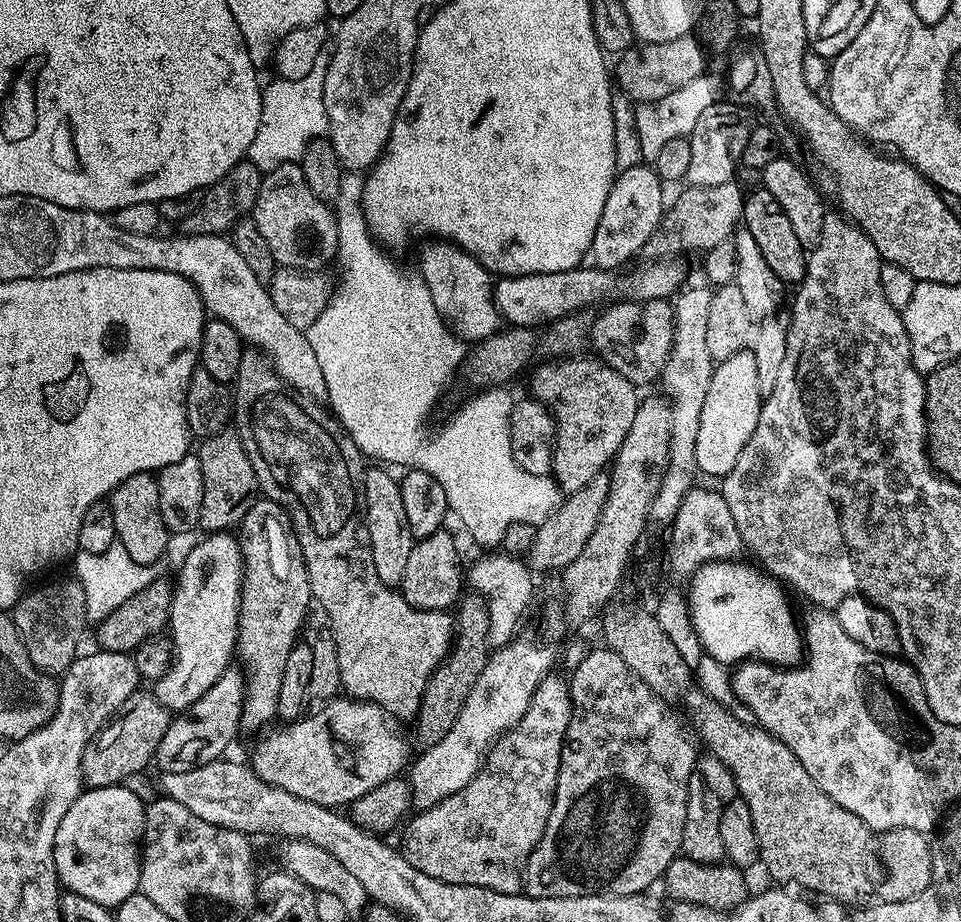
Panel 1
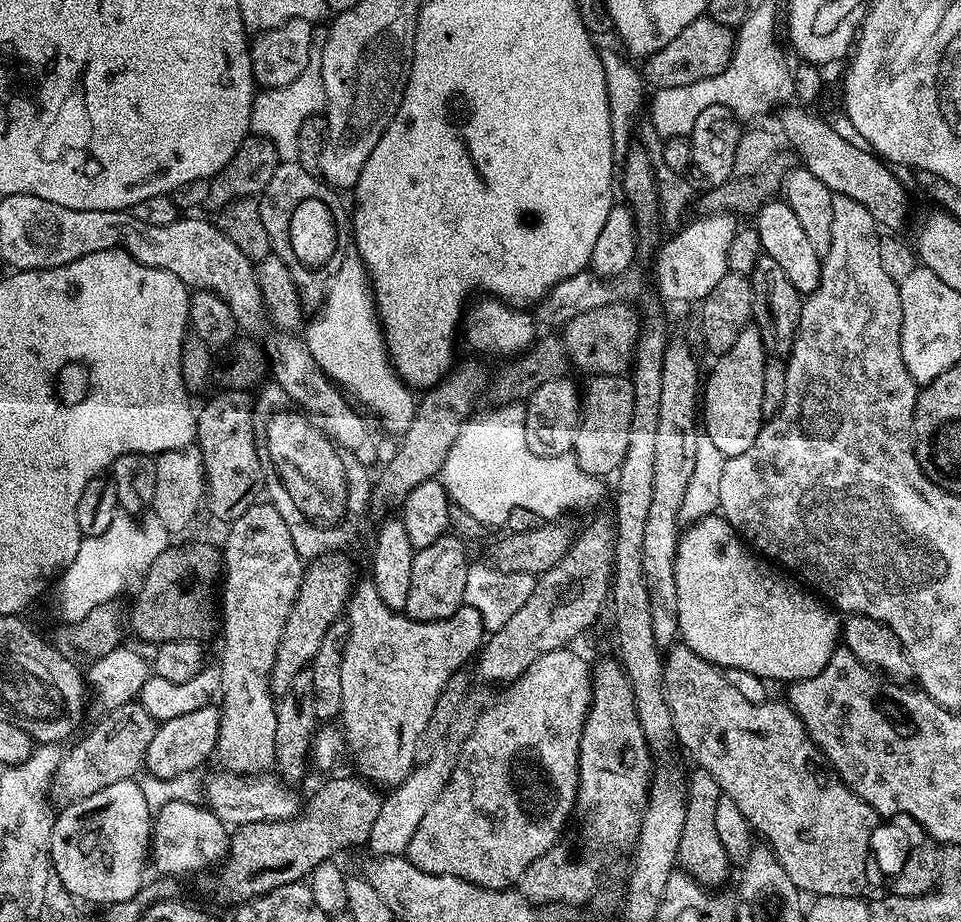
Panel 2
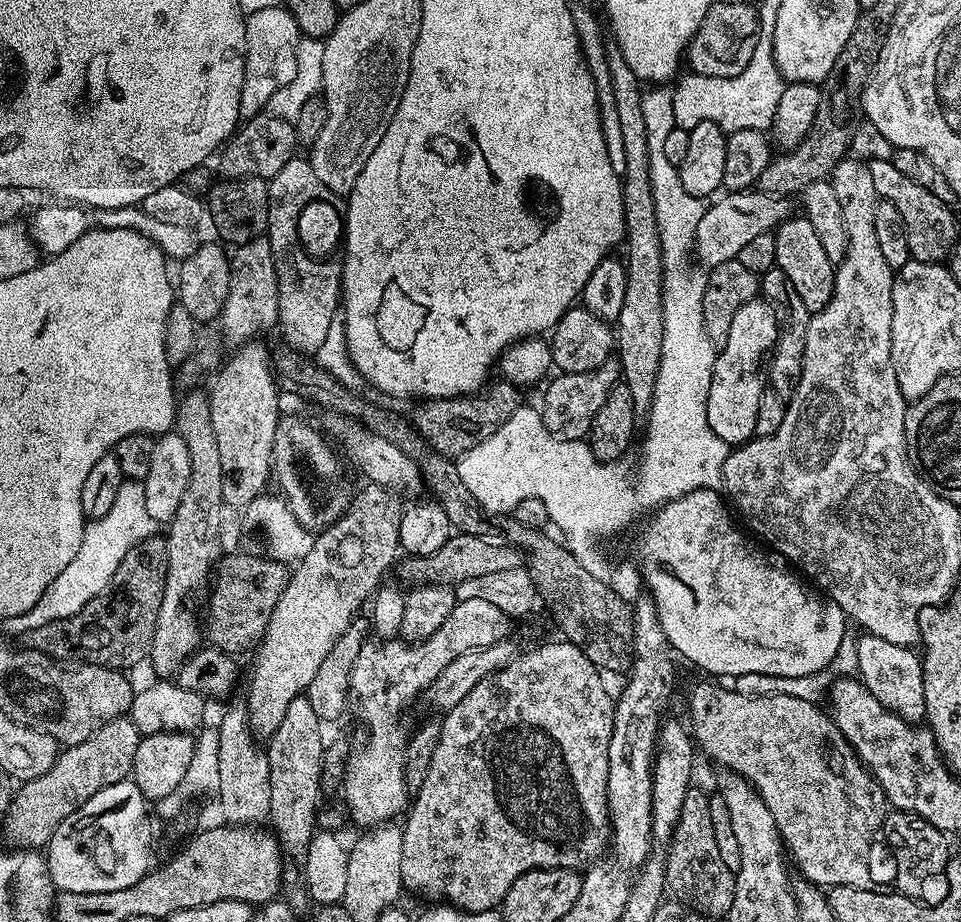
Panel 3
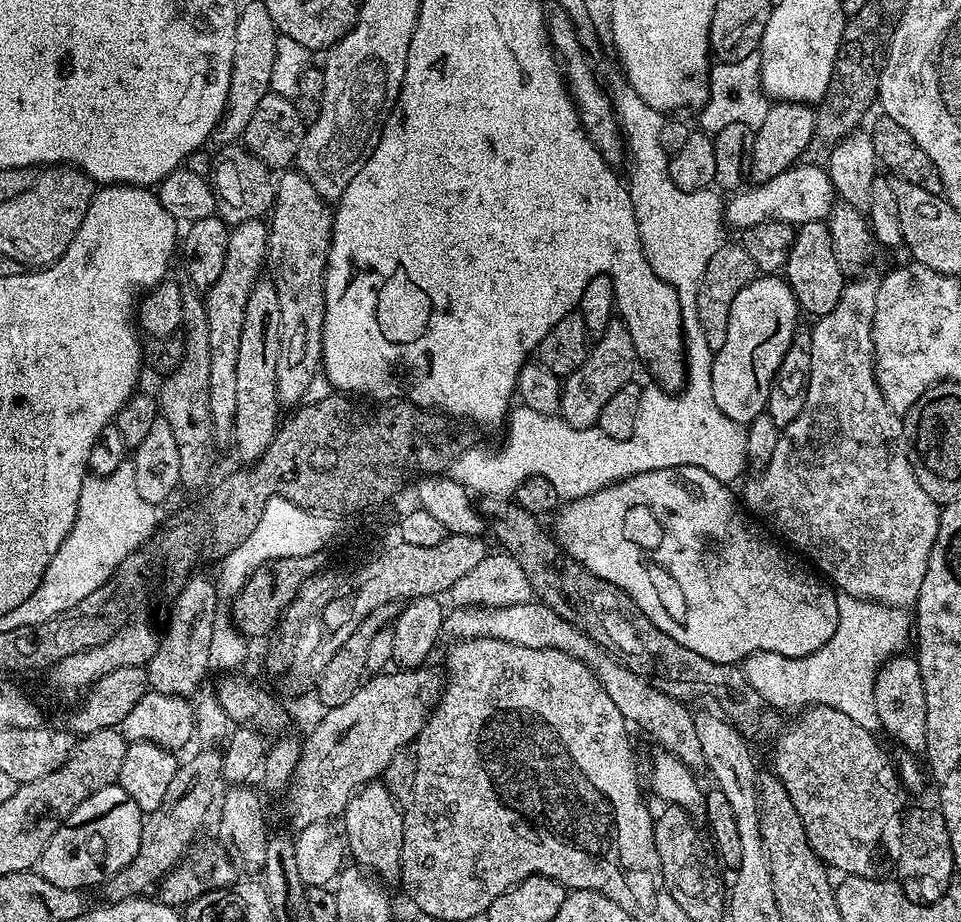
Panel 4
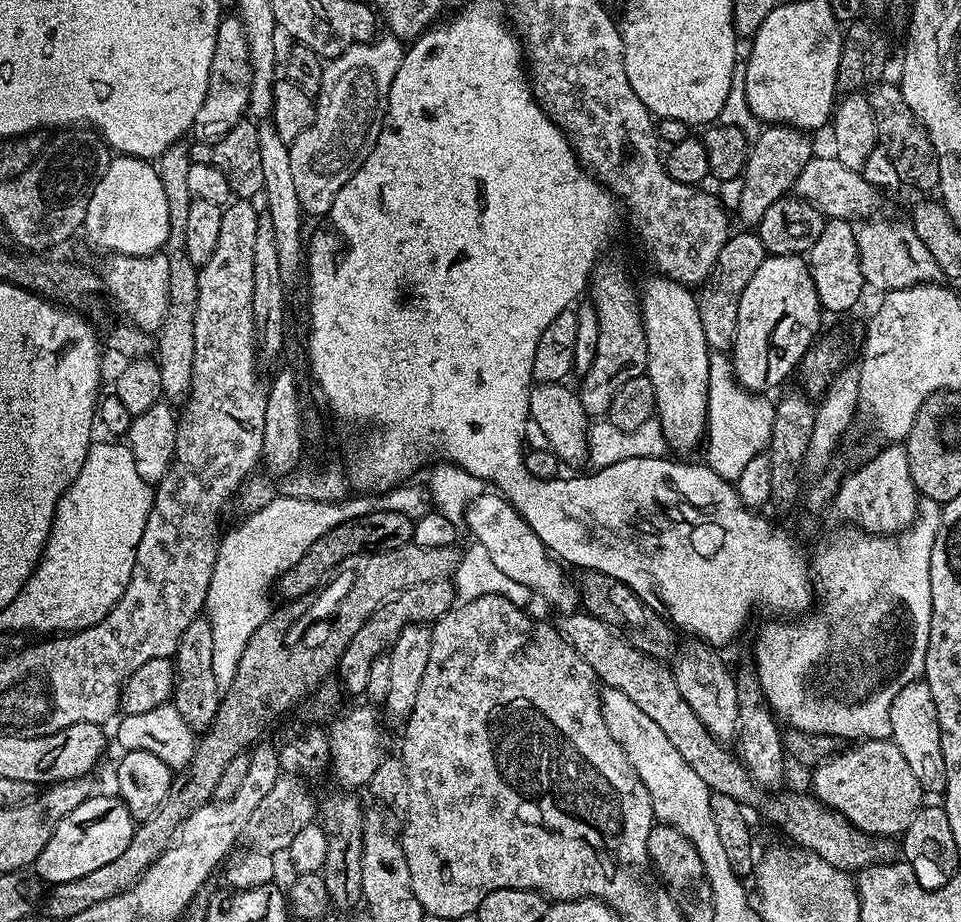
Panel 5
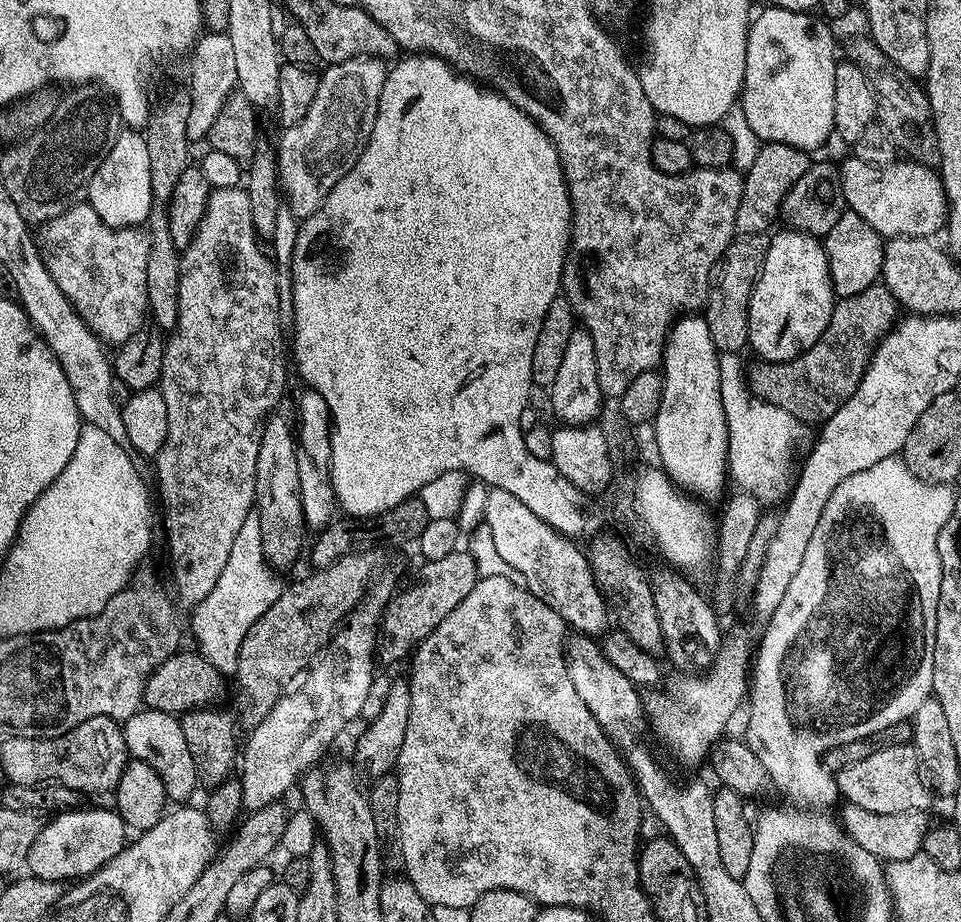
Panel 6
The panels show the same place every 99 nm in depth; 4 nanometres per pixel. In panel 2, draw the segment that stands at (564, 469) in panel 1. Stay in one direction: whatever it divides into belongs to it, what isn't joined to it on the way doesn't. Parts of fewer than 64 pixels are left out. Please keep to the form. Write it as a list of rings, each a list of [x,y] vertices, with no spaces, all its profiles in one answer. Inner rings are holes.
[[[627,375],[592,376],[589,384],[582,388],[580,424],[572,452],[576,465],[586,474],[608,478],[626,458],[626,445],[630,442],[630,418],[634,418],[634,386]]]

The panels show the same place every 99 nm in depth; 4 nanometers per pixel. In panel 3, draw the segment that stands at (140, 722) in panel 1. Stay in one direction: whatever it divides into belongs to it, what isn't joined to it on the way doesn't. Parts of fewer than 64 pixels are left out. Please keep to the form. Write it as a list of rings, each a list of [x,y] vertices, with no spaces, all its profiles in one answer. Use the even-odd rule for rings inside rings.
[[[119,716],[102,730],[94,730],[86,742],[69,744],[57,755],[54,766],[33,780],[25,780],[15,789],[3,817],[4,836],[9,845],[20,850],[40,850],[50,842],[54,830],[74,810],[82,807],[98,790],[106,790],[106,786],[114,786],[114,782],[129,779],[134,766],[134,754],[138,750],[141,733],[138,726],[128,716]]]

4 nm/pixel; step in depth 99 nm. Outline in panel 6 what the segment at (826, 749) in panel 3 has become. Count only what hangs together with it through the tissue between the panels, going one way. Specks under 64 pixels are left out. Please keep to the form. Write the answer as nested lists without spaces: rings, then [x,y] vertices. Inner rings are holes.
[[[908,742],[880,746],[868,758],[837,771],[835,780],[839,795],[847,803],[862,806],[862,810],[870,810],[874,814],[919,812],[927,809],[927,804],[934,800],[933,793],[924,782],[916,750]]]

